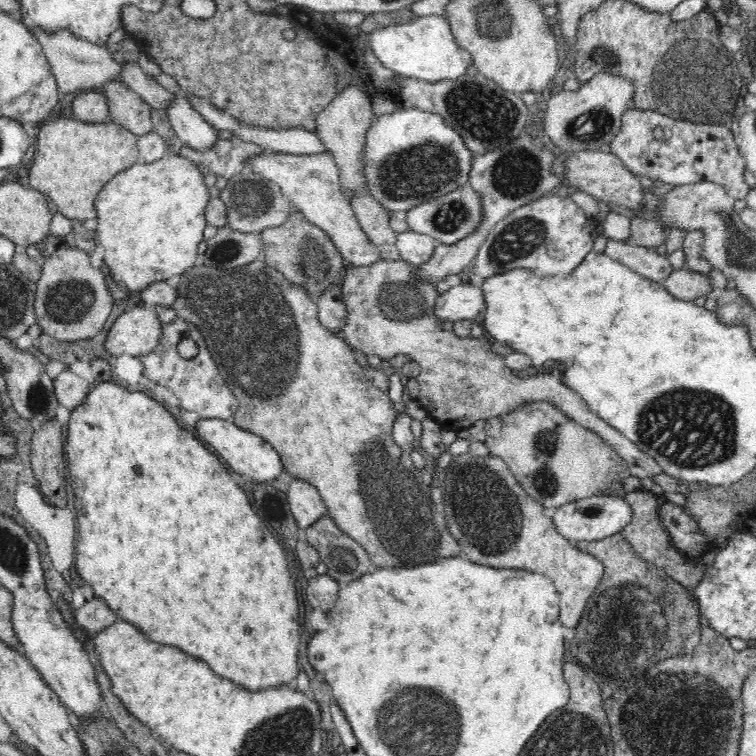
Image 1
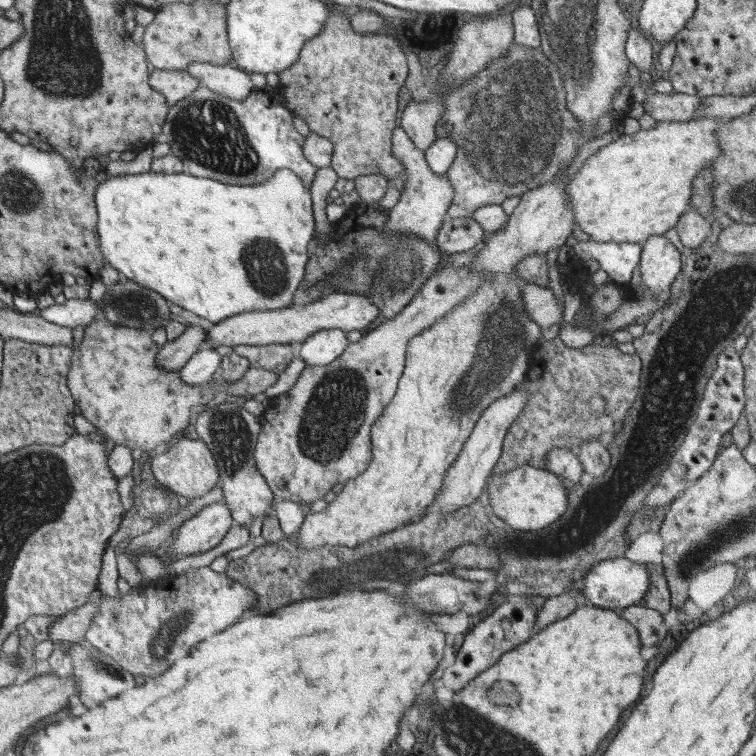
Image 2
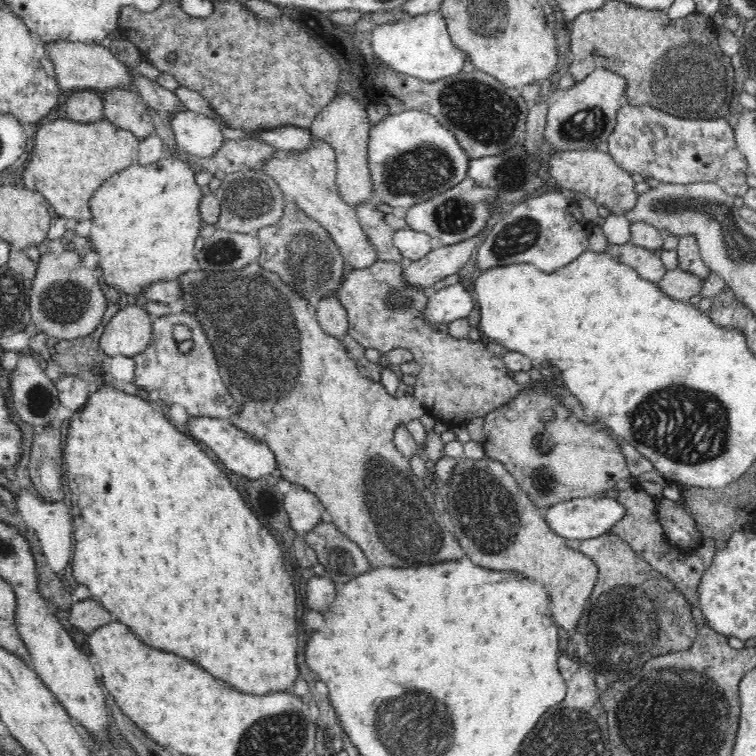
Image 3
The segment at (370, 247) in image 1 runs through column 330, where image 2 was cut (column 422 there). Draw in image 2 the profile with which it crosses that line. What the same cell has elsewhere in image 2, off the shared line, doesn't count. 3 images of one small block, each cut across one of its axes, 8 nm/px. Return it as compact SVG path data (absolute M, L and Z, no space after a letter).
M402 127L396 128L393 136L395 156L399 157L404 166L407 166L407 182L398 203L391 208L391 222L387 224L384 235L420 237L428 243L436 242L440 228L443 226L448 210L453 202L455 189L450 183L448 174L439 174L433 171L427 163L422 149L416 148L414 141L404 132Z

